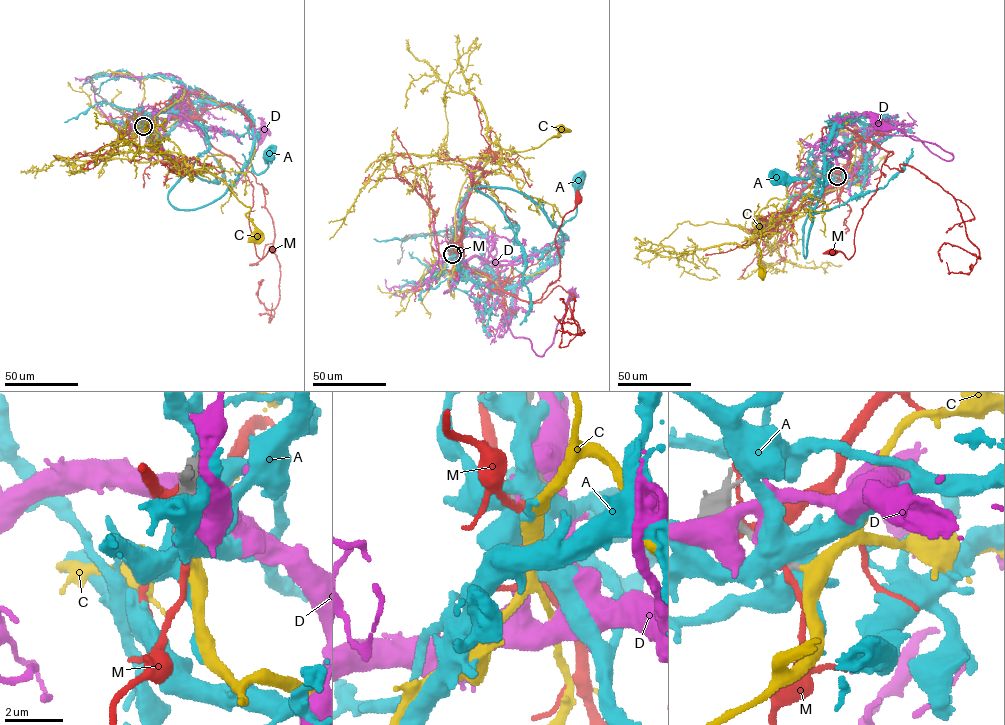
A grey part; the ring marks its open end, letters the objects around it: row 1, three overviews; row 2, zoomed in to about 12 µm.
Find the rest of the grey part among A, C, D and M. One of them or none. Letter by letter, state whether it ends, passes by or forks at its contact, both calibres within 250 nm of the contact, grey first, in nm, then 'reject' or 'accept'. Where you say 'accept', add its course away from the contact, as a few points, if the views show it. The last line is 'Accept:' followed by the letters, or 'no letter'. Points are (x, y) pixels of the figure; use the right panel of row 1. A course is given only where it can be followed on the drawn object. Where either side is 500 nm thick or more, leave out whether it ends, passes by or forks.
A: calibres 340 and 600 nm; reject
C: it passes by; calibres 220 and 360 nm; accept; course (837, 176), (842, 184), (836, 189), (774, 198), (759, 212), (756, 230), (760, 227), (757, 246), (763, 272)
D: it ends; calibres 280 and 280 nm; reject
M: it passes by; calibres 360 and 200 nm; reject
Accept: C

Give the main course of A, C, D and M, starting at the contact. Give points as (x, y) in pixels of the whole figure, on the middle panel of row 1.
A: (451, 254), (471, 280), (499, 292), (538, 274), (560, 252), (559, 226), (576, 214), (575, 178)
C: (452, 254), (459, 254), (455, 208), (467, 177), (502, 149), (539, 146), (560, 130)
D: (452, 253), (496, 267), (506, 325), (530, 340), (538, 355), (552, 342), (571, 295)
M: (451, 254), (458, 269), (483, 273), (492, 288), (525, 301), (540, 299), (561, 276), (555, 235), (580, 200)

